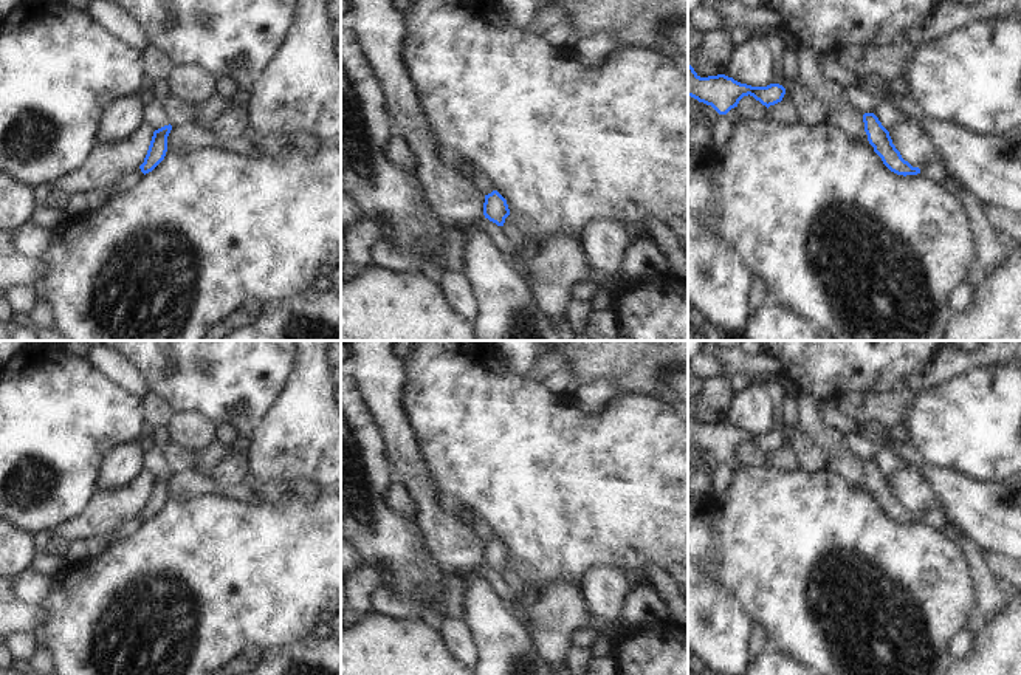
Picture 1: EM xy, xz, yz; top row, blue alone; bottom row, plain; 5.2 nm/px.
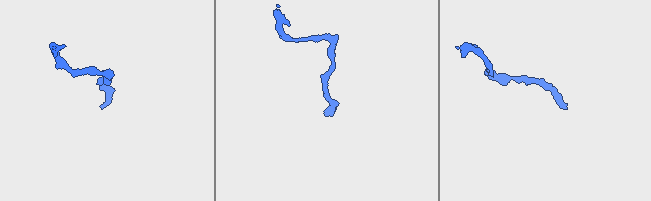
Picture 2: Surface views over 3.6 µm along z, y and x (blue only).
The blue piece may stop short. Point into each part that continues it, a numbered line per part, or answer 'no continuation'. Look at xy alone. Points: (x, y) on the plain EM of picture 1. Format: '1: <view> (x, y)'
no continuation.

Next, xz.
no continuation.

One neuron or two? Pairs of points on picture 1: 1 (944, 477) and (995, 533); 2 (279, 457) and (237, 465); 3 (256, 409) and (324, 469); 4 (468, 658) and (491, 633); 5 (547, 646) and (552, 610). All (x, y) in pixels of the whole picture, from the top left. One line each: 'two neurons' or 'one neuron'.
1: one neuron
2: two neurons
3: two neurons
4: two neurons
5: one neuron

